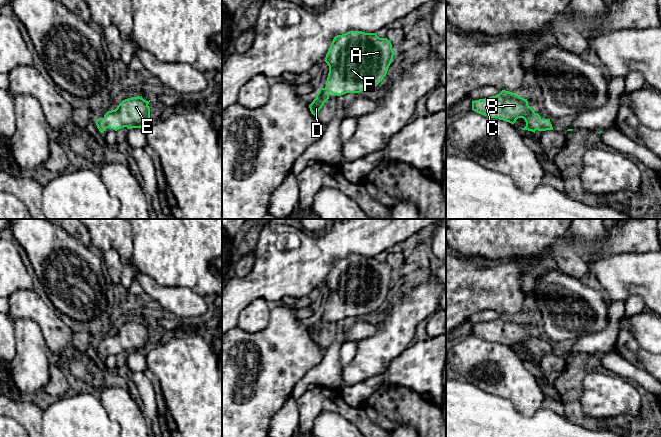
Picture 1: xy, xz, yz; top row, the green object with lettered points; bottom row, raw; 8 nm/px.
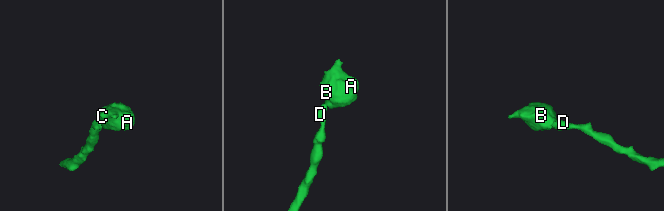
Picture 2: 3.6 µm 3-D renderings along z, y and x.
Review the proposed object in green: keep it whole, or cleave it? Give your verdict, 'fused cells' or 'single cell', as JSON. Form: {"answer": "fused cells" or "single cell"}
{"answer": "single cell"}

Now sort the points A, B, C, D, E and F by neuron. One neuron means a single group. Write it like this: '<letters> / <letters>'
A B C D E F

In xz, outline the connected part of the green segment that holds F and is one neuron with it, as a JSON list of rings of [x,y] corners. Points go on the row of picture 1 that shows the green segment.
[[[349,31],[334,37],[325,57],[329,66],[326,87],[320,88],[316,98],[309,105],[311,113],[316,117],[329,99],[329,93],[341,96],[346,93],[360,93],[375,88],[386,76],[393,60],[394,51],[387,38],[380,38],[376,33]]]

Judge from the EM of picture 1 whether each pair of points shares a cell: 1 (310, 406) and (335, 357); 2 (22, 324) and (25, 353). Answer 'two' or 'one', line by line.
1: two
2: one

